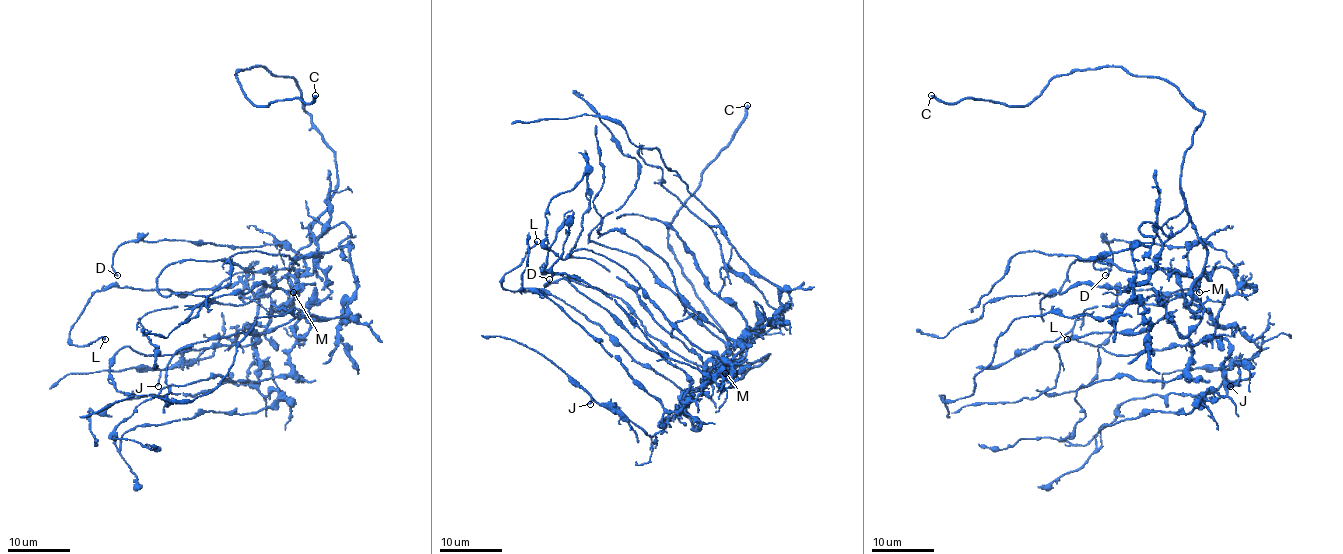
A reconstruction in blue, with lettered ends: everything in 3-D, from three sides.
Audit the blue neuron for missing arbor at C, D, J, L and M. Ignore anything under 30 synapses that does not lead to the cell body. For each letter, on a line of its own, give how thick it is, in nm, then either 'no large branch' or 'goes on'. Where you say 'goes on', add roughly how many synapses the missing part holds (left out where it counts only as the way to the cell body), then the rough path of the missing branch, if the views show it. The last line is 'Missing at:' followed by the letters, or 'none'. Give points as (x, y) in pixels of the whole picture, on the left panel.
C: calibre 320 nm; goes on
D: calibre 240 nm; no large branch
J: calibre 180 nm; no large branch
L: calibre 240 nm; no large branch
M: calibre 200 nm; no large branch
Missing at: C

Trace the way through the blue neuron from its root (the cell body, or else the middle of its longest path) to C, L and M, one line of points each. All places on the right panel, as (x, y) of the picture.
C: (1161, 246), (1188, 222), (1183, 152), (1203, 116), (1174, 85), (1099, 67), (1057, 74), (1025, 106), (931, 95)
L: (1161, 246), (1217, 325), (1225, 267), (1119, 286), (1110, 334), (1067, 339)
M: (1161, 246), (1158, 266), (1166, 274), (1179, 270), (1189, 275), (1199, 292)

